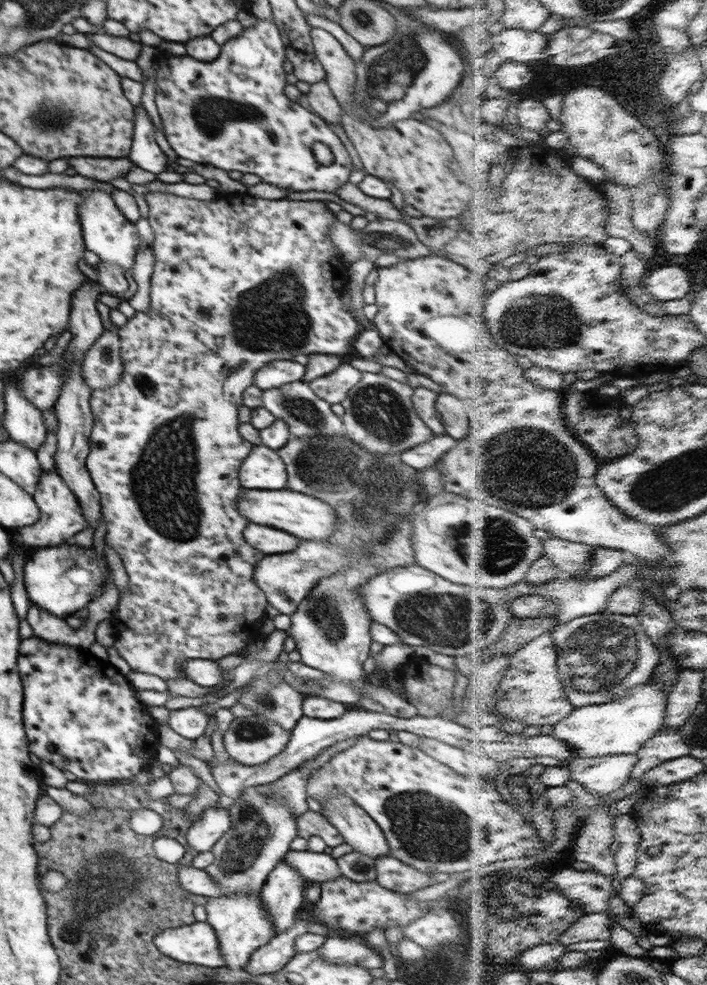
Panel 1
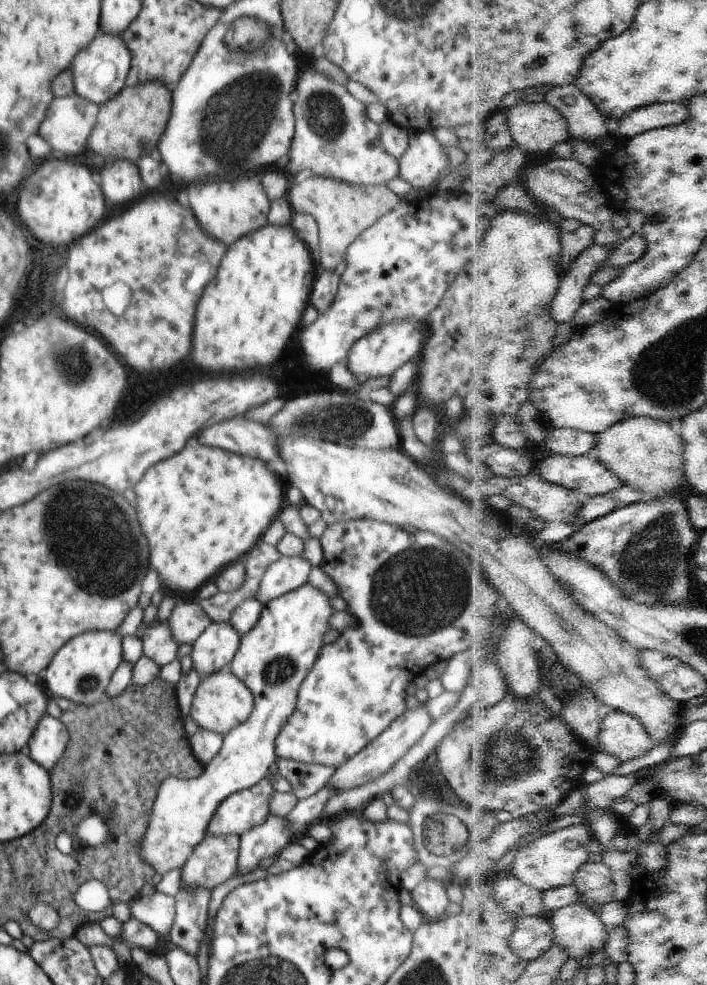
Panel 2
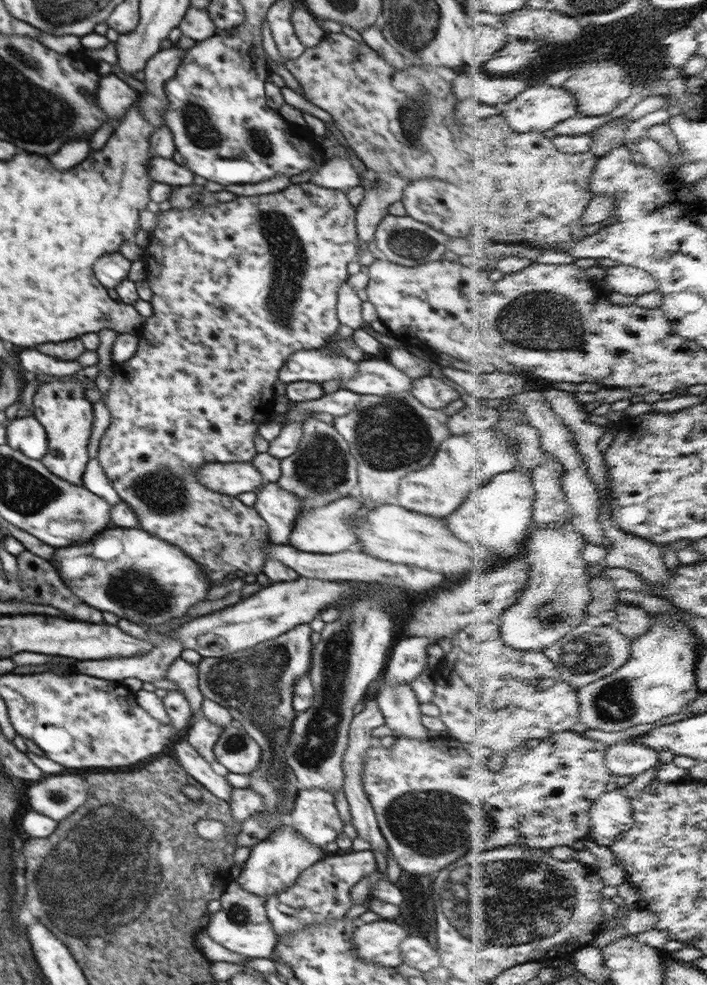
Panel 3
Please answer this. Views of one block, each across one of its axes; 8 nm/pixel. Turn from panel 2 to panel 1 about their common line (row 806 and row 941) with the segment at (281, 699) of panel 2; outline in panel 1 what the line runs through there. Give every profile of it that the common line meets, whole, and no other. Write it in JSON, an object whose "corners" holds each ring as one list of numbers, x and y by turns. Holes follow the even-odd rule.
{"corners":[[208,922,170,927,154,937,155,947,165,956,185,965,216,969,226,966,216,932]]}

